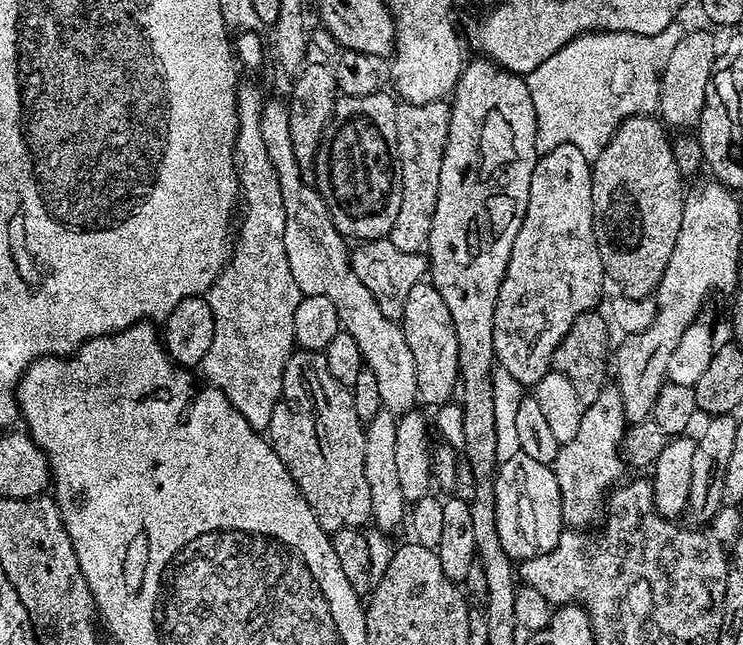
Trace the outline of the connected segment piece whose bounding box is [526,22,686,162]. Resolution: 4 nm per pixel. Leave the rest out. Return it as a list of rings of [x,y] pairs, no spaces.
[[[680,22],[671,24],[666,26],[666,30],[649,36],[646,34],[634,34],[633,32],[585,32],[583,36],[576,36],[570,42],[566,42],[566,46],[562,46],[554,54],[550,54],[550,58],[546,58],[546,62],[542,62],[542,66],[538,66],[533,72],[527,73],[526,79],[530,90],[530,102],[534,102],[534,114],[536,115],[537,153],[543,154],[554,150],[554,146],[569,144],[570,146],[578,146],[578,150],[582,150],[582,154],[591,162],[595,160],[598,154],[602,154],[606,142],[614,135],[617,126],[623,120],[631,116],[655,113],[660,103],[660,76],[664,73],[666,62],[670,62],[670,54],[674,50],[674,46],[678,46],[678,42],[684,36],[686,28],[682,24]]]

